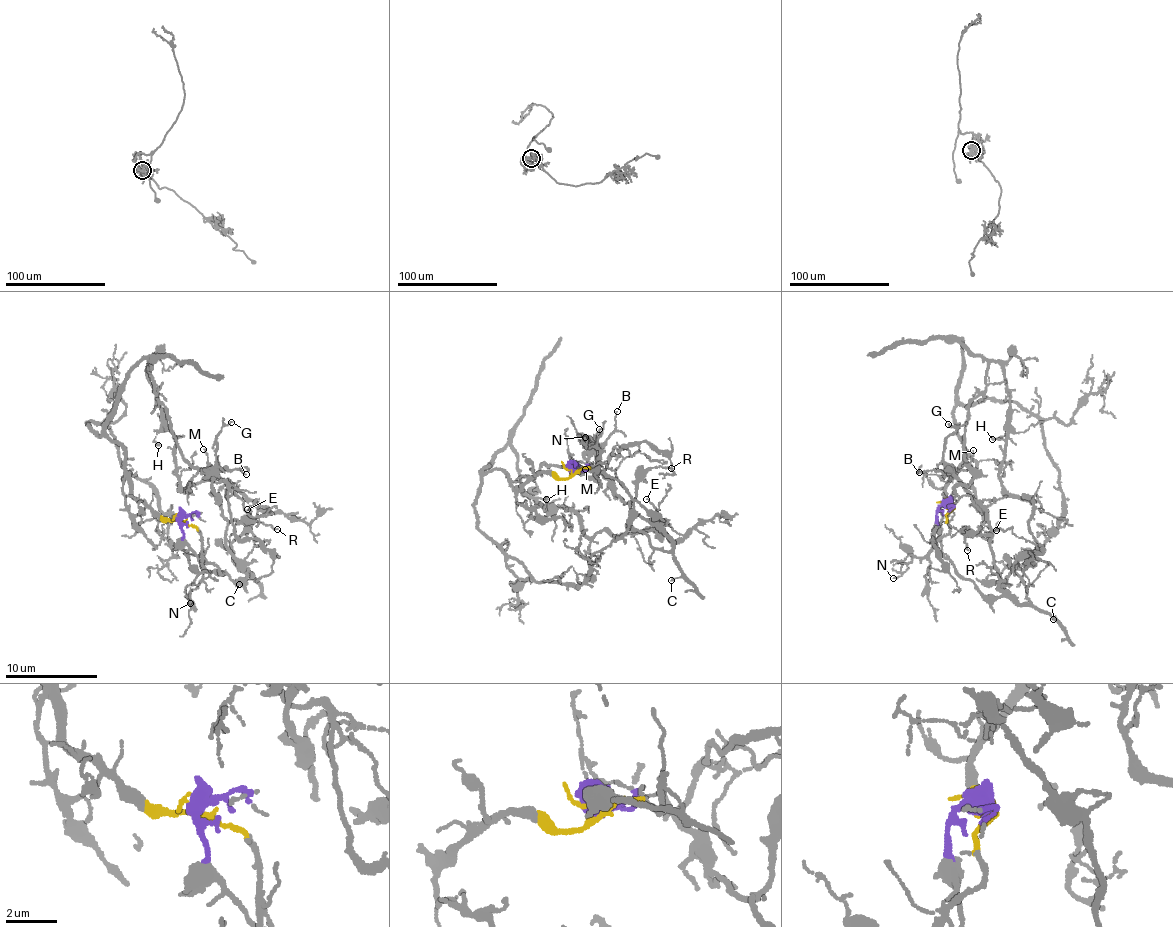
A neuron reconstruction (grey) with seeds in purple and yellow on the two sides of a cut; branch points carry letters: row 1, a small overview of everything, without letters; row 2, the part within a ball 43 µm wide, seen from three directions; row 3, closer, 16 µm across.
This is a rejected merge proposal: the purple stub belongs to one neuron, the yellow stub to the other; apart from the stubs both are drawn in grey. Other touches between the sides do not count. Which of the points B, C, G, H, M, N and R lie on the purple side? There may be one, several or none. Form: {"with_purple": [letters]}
{"with_purple": ["B", "C", "G", "R"]}

